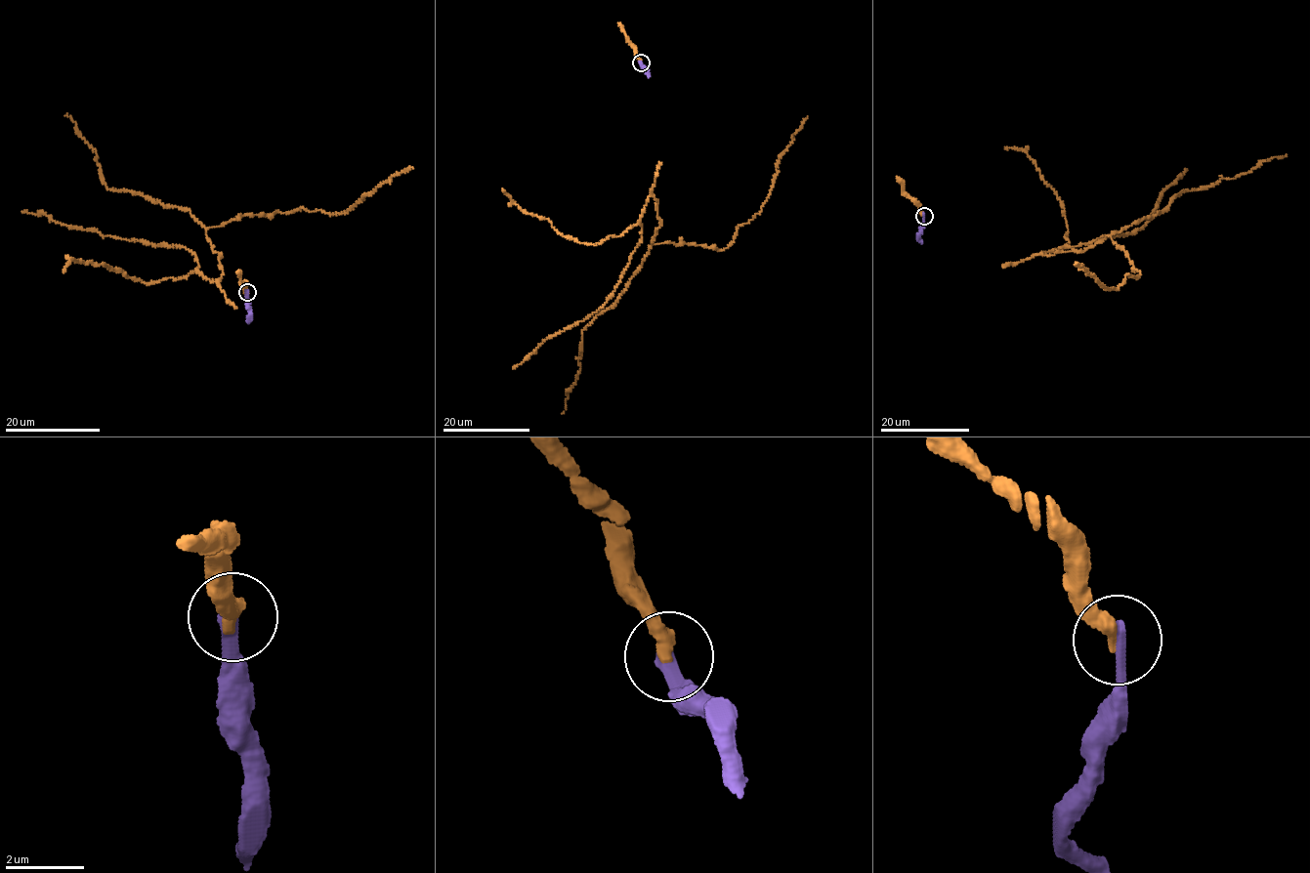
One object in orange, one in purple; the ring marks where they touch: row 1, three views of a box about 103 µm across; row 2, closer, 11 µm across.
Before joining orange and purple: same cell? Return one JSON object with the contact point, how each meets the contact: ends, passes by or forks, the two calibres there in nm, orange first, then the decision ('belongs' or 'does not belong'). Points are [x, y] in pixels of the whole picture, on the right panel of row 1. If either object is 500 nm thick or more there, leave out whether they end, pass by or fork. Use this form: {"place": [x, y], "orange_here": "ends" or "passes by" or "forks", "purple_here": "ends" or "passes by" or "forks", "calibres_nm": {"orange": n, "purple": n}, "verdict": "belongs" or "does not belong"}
{"place": [924, 216], "orange_here": "ends", "purple_here": "ends", "calibres_nm": {"orange": 400, "purple": 360}, "verdict": "belongs"}

